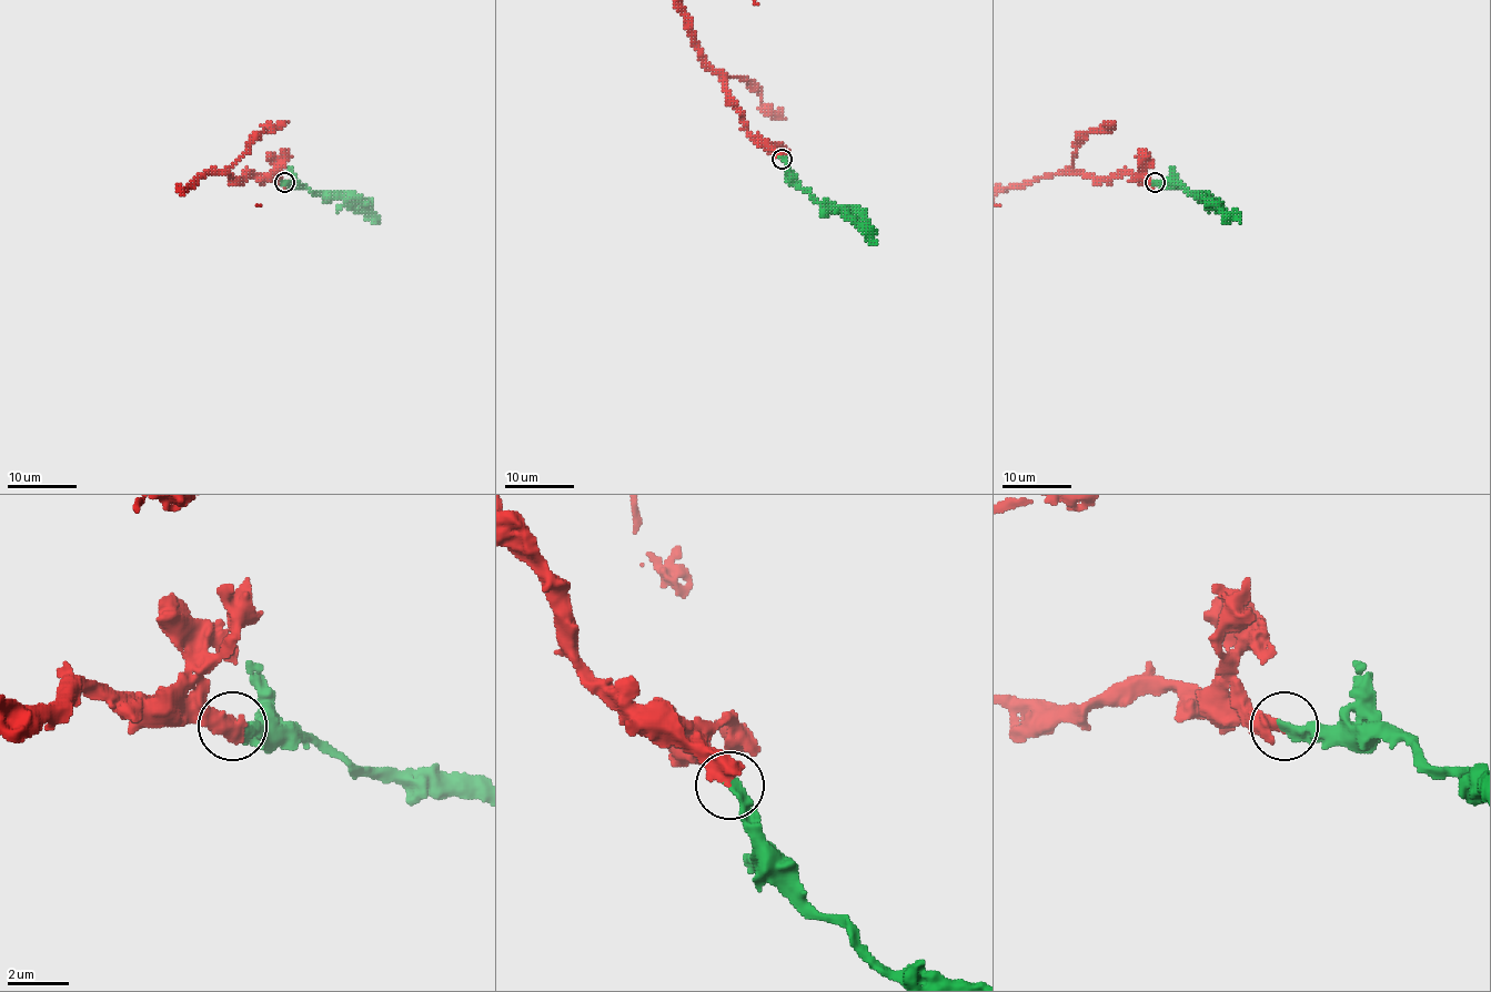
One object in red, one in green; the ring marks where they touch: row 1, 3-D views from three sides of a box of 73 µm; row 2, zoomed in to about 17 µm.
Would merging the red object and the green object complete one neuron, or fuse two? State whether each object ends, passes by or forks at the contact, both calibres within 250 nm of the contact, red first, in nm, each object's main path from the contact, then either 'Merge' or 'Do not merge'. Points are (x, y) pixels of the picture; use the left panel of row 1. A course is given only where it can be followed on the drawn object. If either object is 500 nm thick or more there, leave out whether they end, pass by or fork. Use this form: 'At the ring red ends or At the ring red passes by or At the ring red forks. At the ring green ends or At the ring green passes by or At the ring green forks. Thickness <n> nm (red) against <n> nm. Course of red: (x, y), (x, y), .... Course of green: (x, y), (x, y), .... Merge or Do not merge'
Thickness 500 nm (red) against 320 nm. Course of green: (284, 182), (303, 183), (321, 194), (340, 194), (353, 208), (373, 213), (380, 220). Merge

